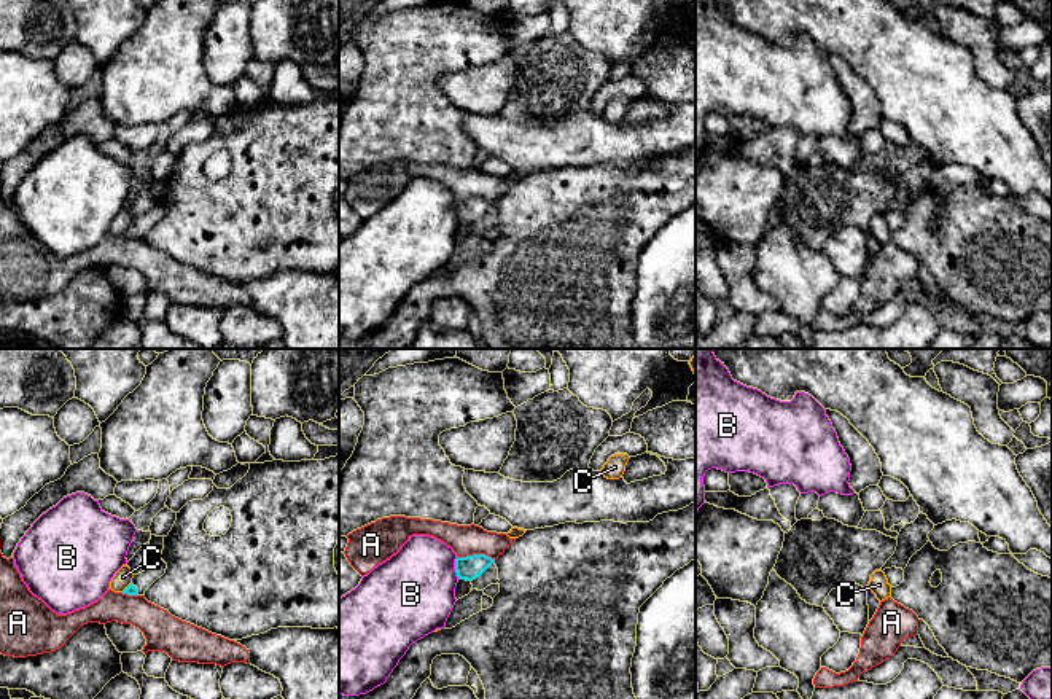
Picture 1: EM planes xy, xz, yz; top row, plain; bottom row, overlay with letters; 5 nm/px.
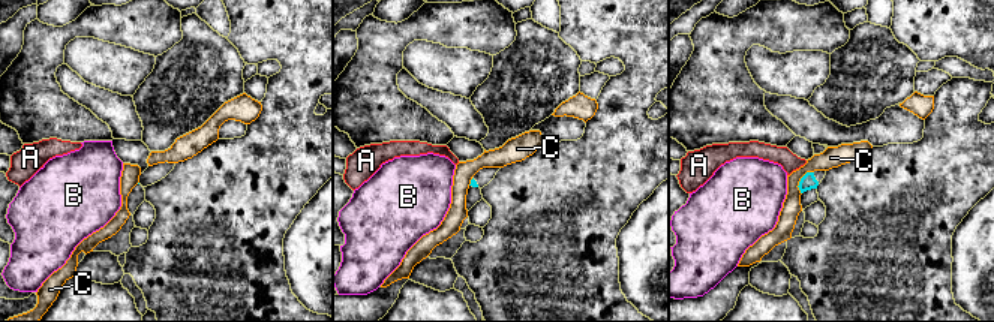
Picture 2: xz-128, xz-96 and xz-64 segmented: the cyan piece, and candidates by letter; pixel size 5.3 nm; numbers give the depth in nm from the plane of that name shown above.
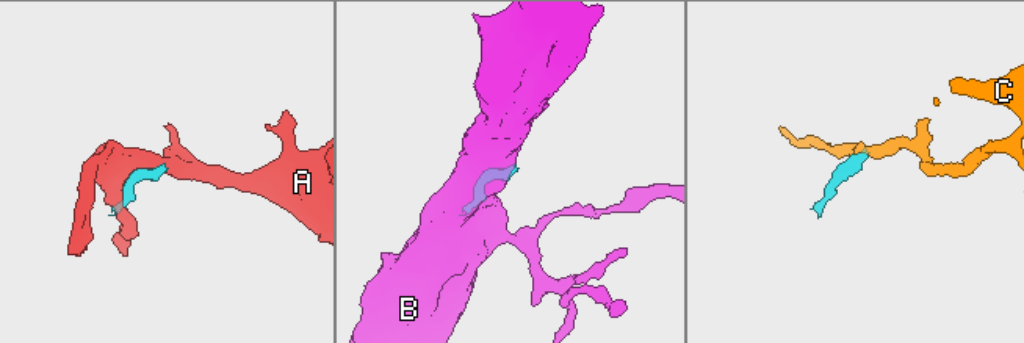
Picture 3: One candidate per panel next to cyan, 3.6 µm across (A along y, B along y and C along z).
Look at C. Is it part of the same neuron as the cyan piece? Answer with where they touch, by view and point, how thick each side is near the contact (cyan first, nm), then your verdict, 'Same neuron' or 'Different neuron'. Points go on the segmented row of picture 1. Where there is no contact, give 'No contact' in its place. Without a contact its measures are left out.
Touches cyan at xy (128, 586). Thickness 60 nm (cyan) against 90 nm. Different neuron

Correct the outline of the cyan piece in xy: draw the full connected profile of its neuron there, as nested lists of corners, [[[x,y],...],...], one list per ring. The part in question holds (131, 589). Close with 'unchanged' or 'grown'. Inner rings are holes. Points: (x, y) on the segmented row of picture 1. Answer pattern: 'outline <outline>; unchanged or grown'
outline [[[158,559],[151,568],[134,575],[132,583],[123,591],[123,594],[143,596],[145,591],[166,573],[166,568],[167,564],[162,559]]]; grown

